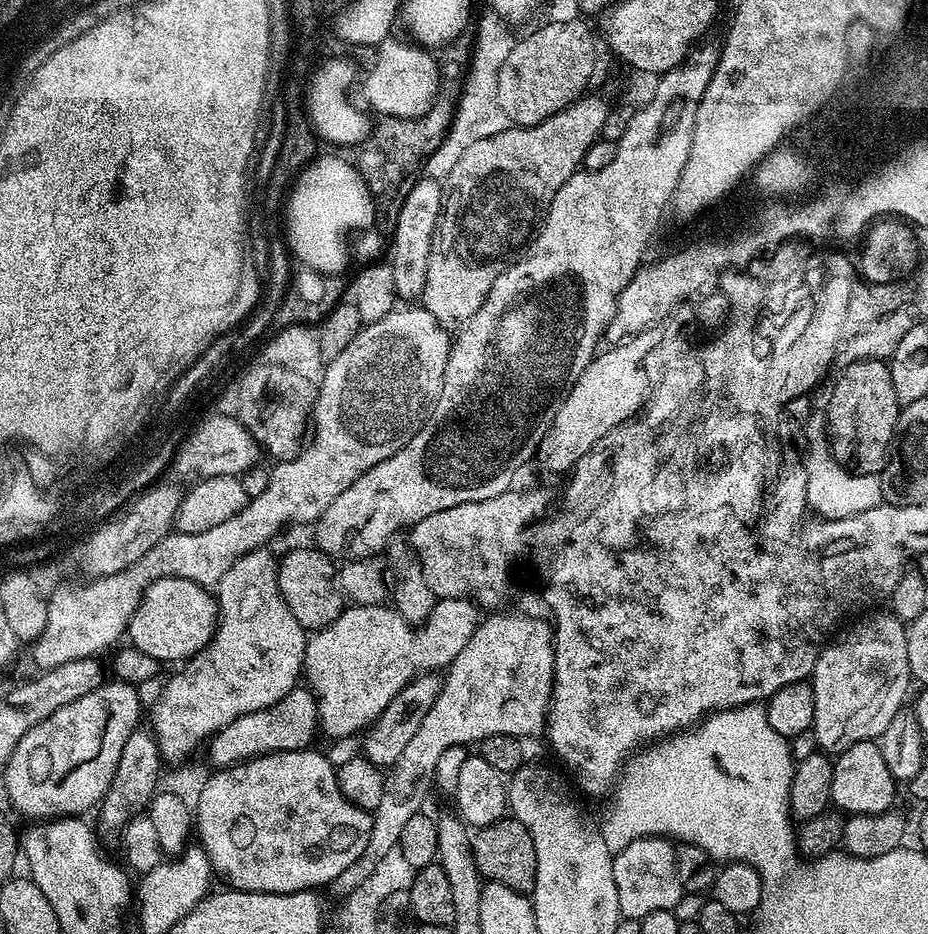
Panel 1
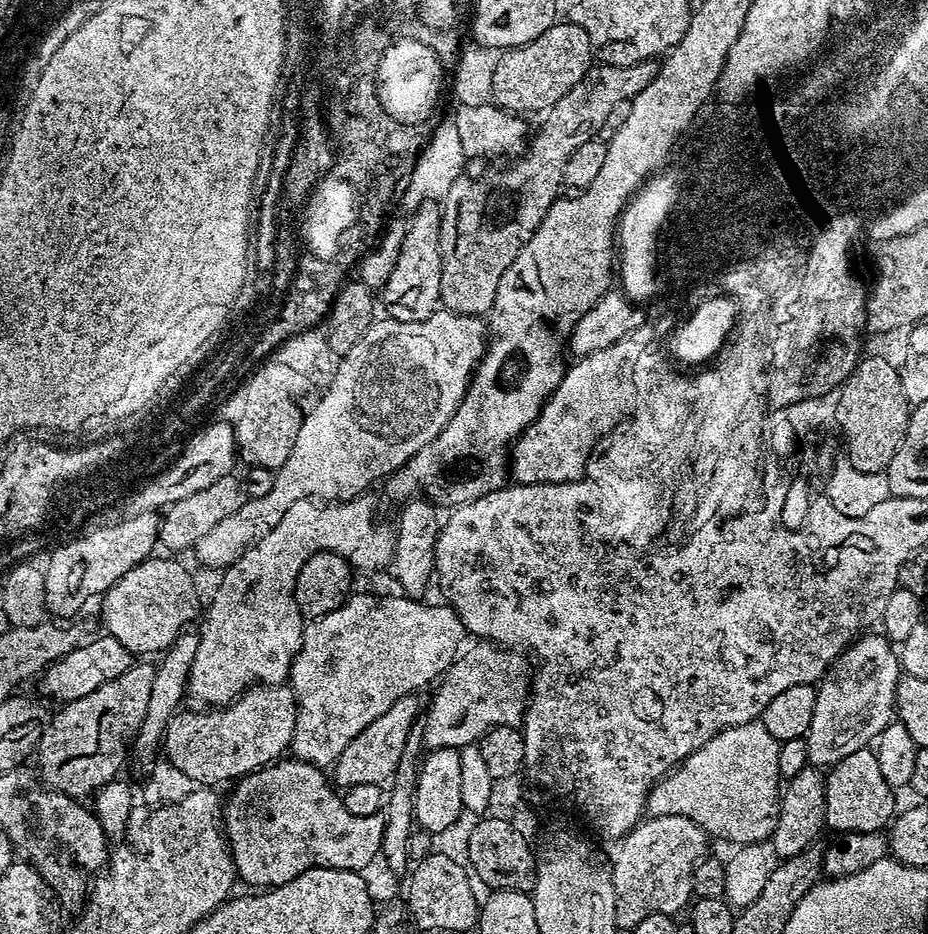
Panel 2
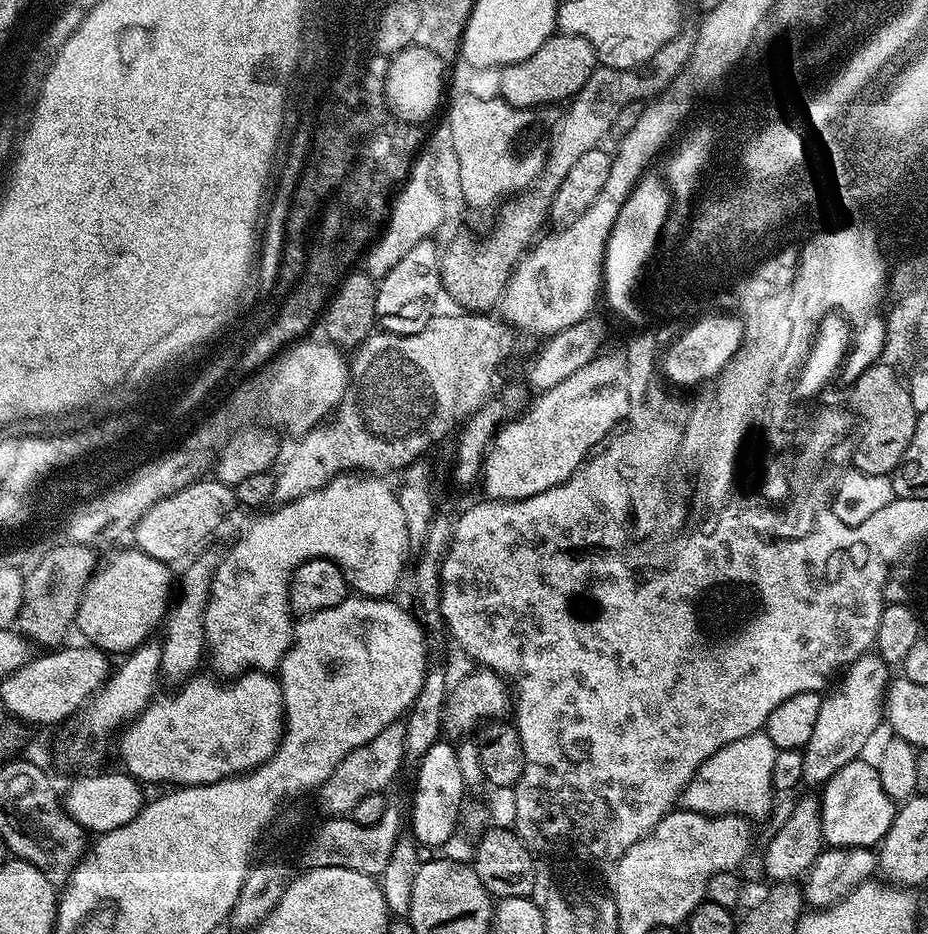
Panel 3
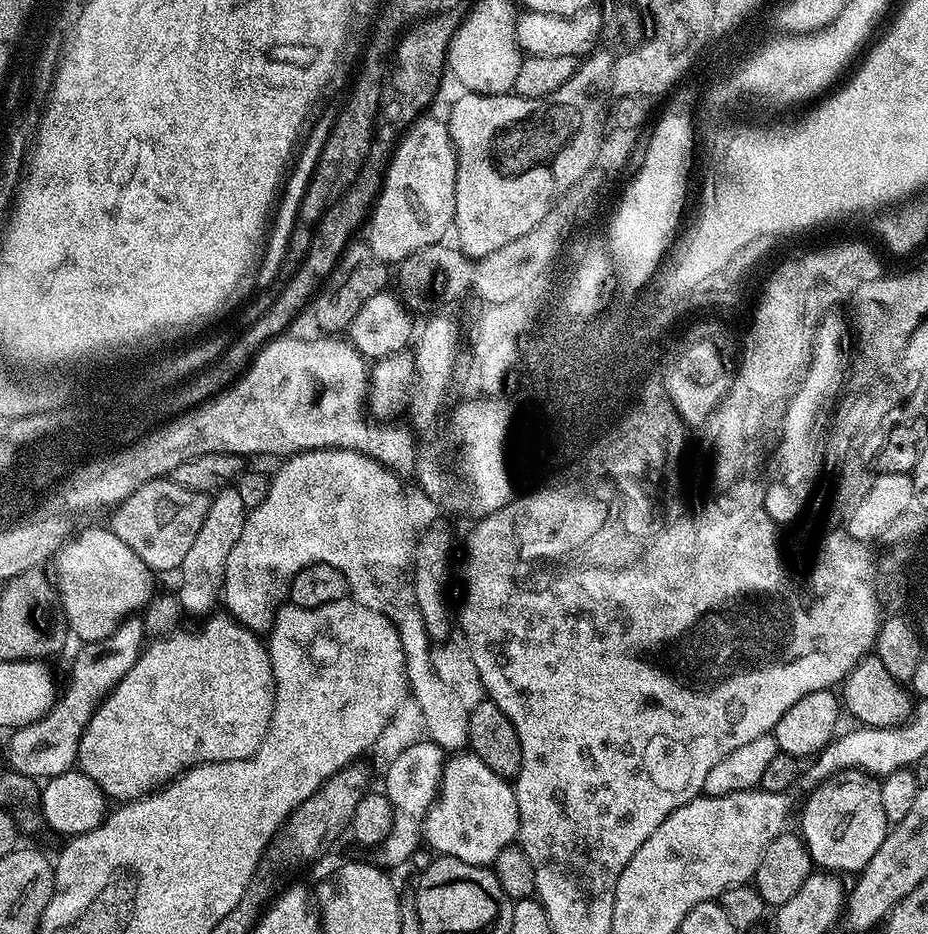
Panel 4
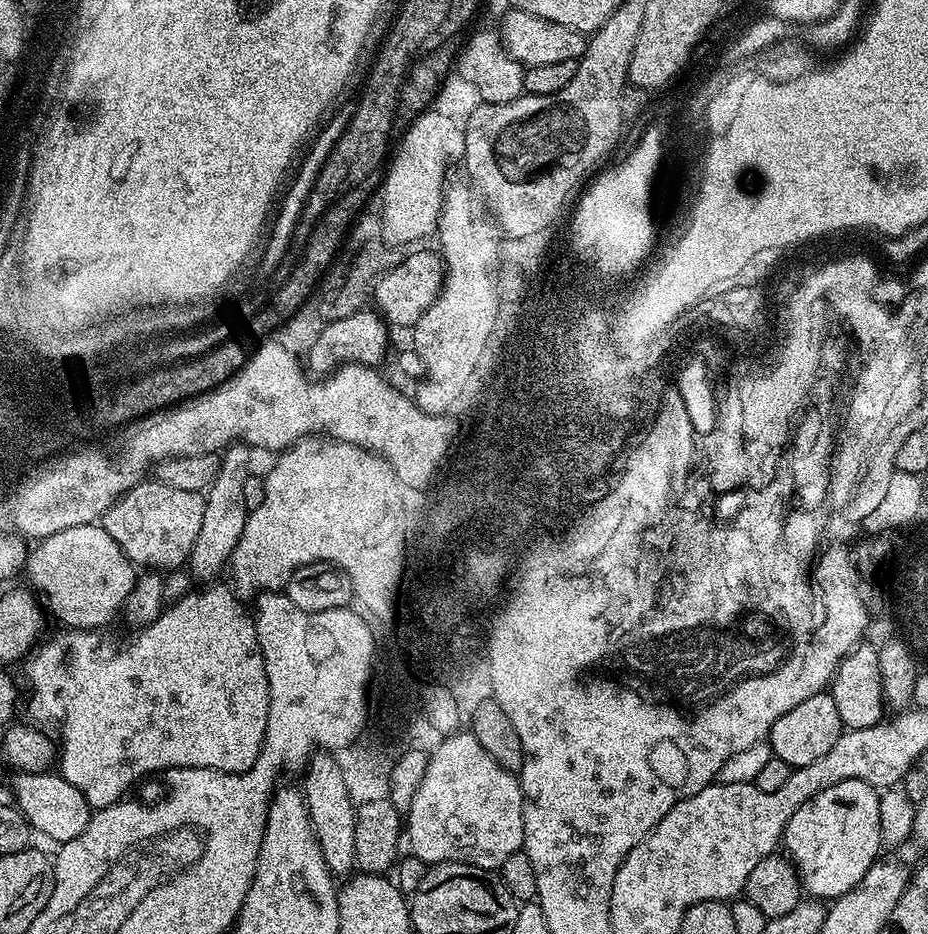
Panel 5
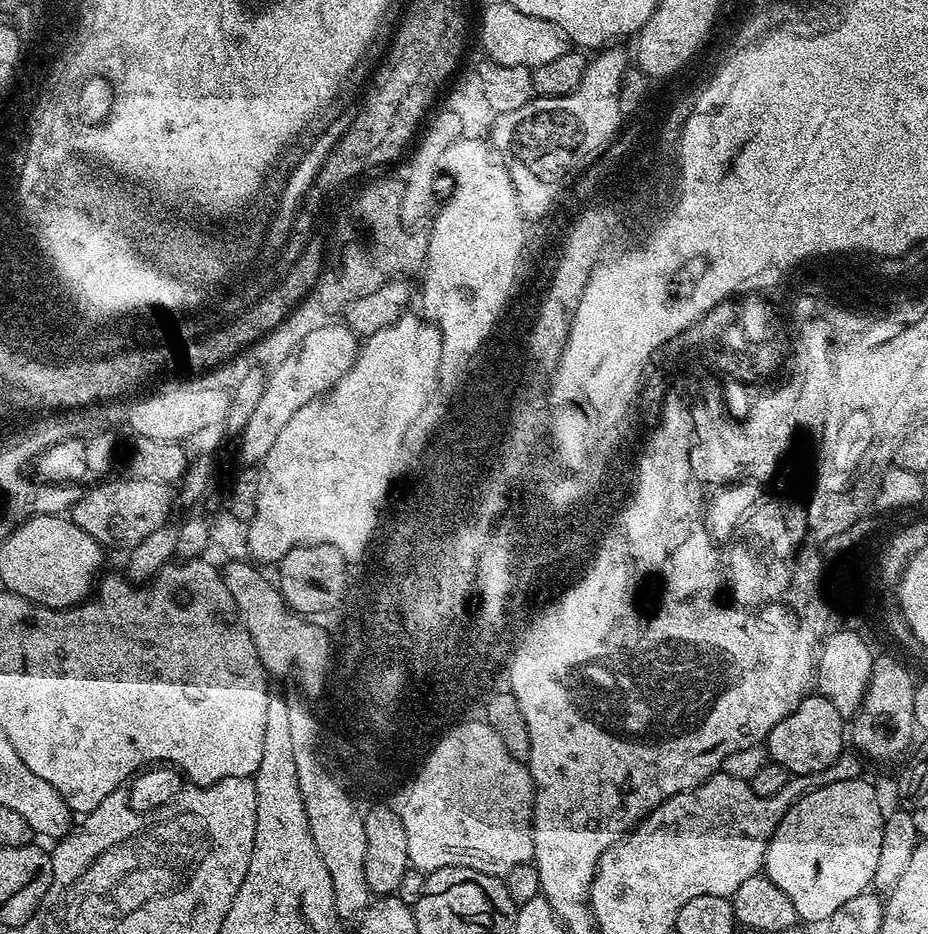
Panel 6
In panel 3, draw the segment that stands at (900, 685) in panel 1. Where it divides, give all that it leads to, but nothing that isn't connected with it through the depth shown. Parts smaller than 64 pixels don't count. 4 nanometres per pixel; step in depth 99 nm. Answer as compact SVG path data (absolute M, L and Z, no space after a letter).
M878 654L862 655L843 669L839 677L840 685L824 696L818 722L814 724L814 734L810 734L810 742L802 749L805 785L823 785L820 776L828 780L835 772L842 770L842 766L859 757L862 746L866 746L866 738L870 738L882 722L884 697L890 683L888 672L890 665Z

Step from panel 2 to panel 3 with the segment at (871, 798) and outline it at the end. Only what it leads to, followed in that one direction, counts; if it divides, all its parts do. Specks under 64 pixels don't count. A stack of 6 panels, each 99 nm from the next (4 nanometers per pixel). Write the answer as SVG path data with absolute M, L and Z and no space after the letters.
M862 759L851 760L822 785L820 821L824 844L833 848L872 848L890 830L897 805L882 790L874 766Z

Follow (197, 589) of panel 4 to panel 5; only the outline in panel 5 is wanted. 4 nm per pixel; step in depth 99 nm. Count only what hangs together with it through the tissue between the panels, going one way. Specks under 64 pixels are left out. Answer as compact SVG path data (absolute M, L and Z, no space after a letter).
M239 442L229 445L221 453L218 474L204 496L202 525L188 561L188 570L197 579L210 578L218 573L223 565L227 565L245 528L249 509L243 497L243 487L246 486L246 478L252 475L250 455L252 450L249 446Z

